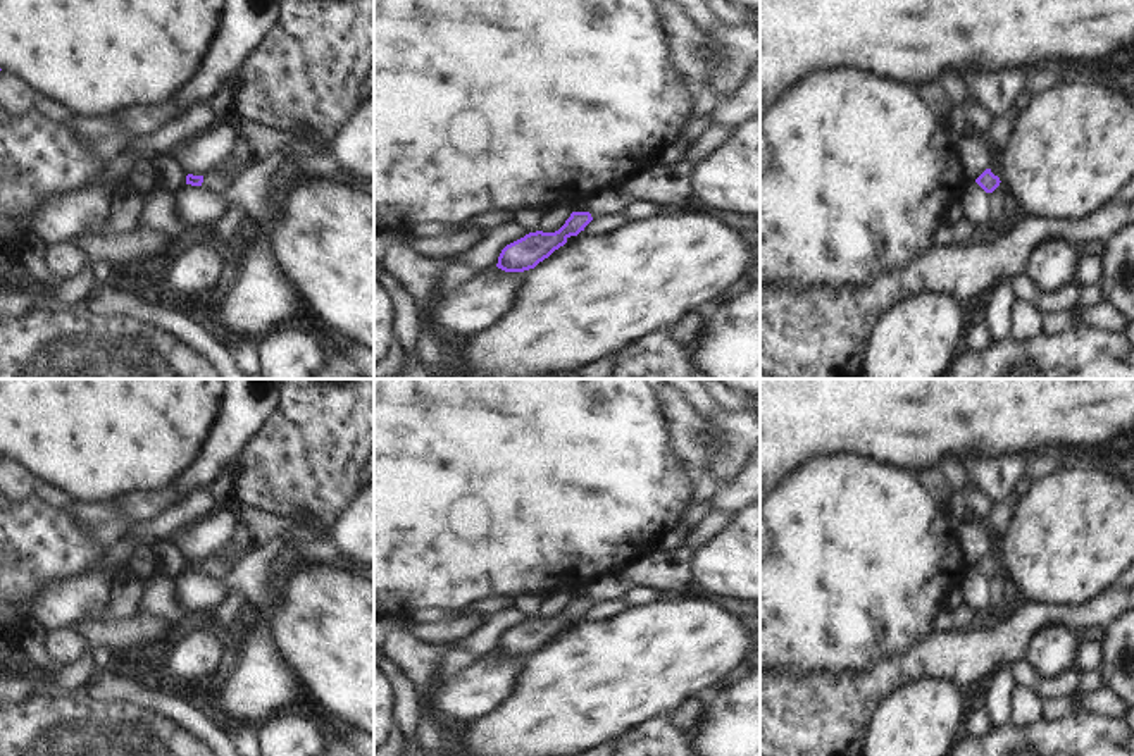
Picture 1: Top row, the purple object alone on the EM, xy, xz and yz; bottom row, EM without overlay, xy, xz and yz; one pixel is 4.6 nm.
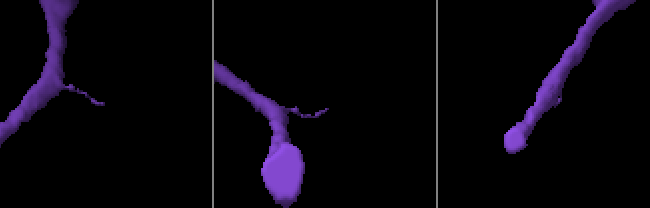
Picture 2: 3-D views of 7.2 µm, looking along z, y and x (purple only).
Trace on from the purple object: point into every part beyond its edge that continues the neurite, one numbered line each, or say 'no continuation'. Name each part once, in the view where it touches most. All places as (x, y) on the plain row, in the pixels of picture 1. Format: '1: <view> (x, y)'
1: xy (216, 567)

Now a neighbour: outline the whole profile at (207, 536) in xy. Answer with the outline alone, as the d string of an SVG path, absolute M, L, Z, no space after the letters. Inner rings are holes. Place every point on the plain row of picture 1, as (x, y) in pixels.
M224 503L190 527L174 532L169 541L186 560L203 561L229 546L241 524L241 505Z

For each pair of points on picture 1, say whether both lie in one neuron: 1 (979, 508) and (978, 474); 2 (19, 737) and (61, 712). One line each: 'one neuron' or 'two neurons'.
1: two neurons
2: one neuron

